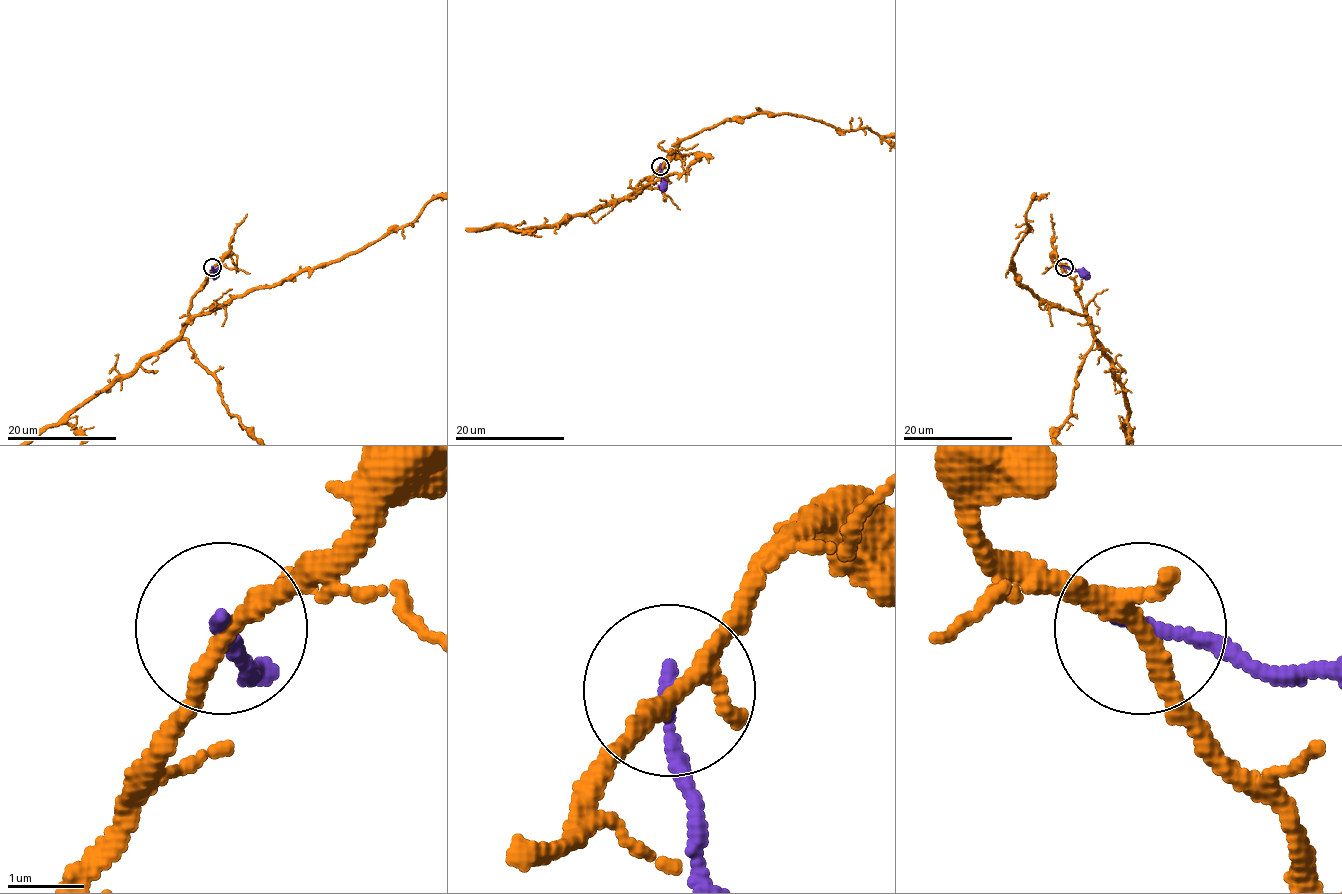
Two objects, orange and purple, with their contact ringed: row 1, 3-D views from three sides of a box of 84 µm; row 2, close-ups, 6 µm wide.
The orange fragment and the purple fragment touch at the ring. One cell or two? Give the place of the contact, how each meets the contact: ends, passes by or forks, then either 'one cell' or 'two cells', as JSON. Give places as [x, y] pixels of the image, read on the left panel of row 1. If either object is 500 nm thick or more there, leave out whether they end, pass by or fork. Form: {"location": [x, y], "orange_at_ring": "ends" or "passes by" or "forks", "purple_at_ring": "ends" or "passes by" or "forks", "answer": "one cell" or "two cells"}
{"location": [212, 267], "orange_at_ring": "forks", "purple_at_ring": "ends", "answer": "two cells"}

